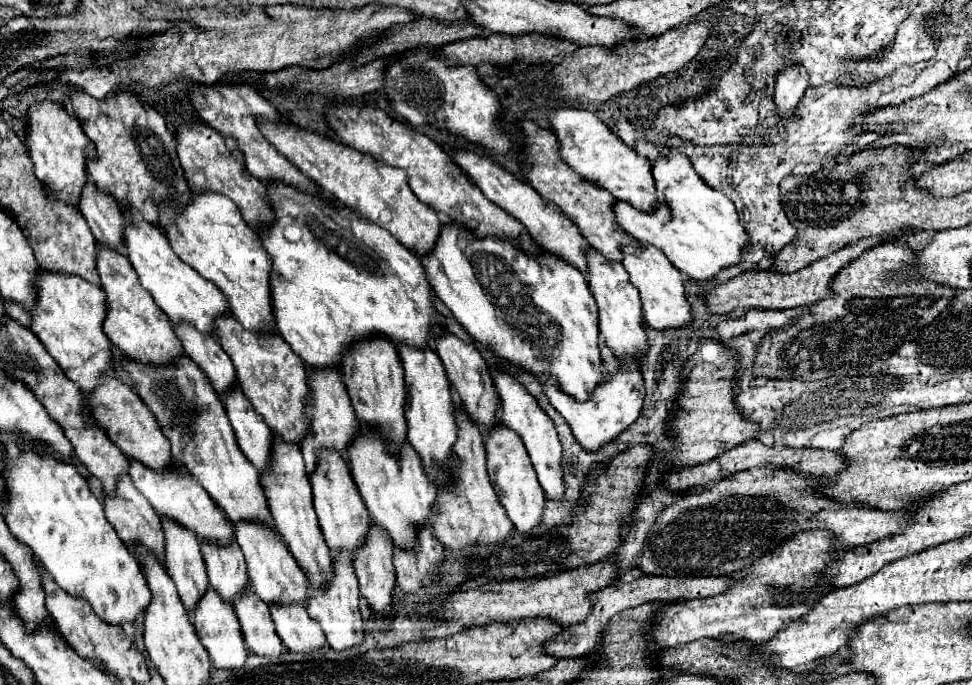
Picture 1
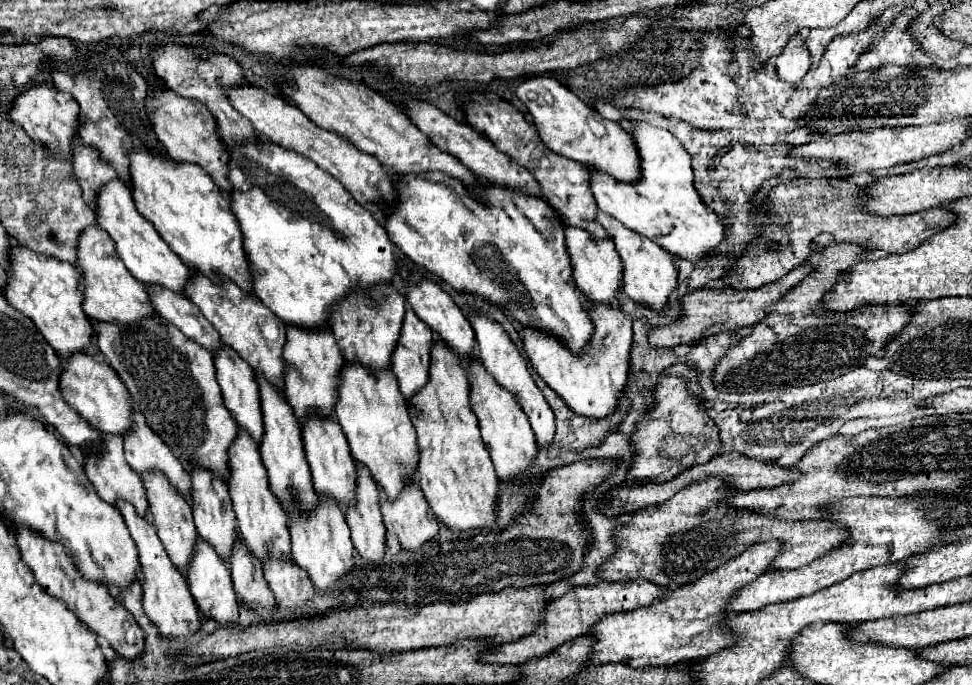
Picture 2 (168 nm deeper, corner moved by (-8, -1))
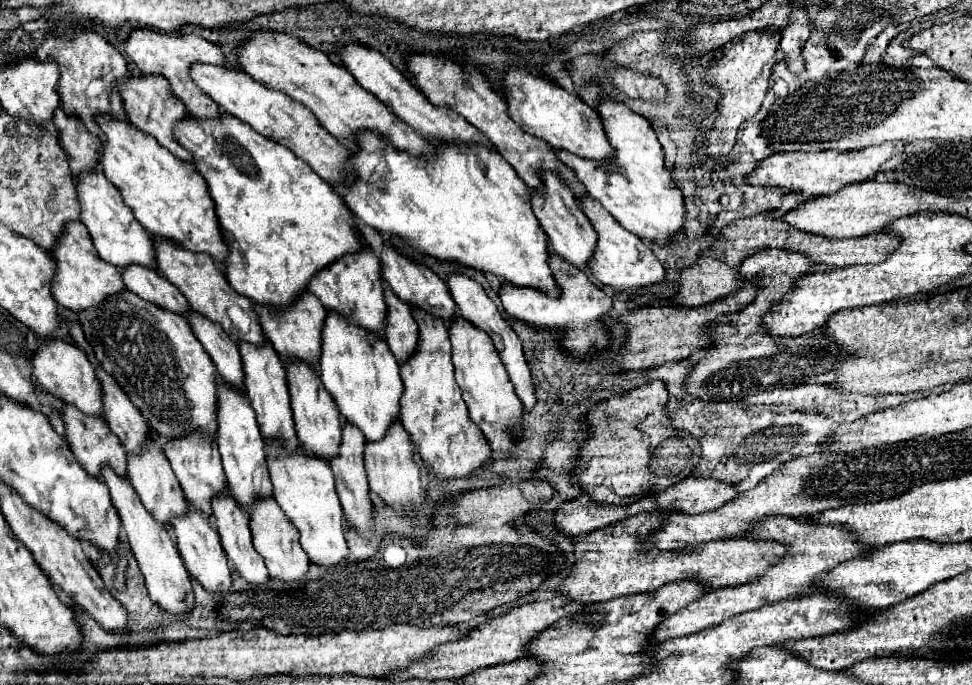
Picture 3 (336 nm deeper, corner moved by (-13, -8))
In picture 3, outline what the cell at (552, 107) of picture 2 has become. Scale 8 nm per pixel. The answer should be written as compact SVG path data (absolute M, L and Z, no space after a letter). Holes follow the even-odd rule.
M516 68L506 72L504 84L506 84L508 112L528 134L542 138L556 150L566 150L580 158L604 160L604 162L616 158L616 150L610 146L606 138L600 114L592 110L582 98L568 94L562 86L558 86L552 80Z

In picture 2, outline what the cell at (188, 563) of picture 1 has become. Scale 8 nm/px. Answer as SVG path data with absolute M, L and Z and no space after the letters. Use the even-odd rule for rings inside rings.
M147 473L141 479L143 479L147 501L149 501L151 523L155 525L159 539L163 541L163 545L165 545L171 561L175 563L175 567L183 575L187 575L187 563L189 563L189 557L193 555L193 547L197 541L197 529L193 523L191 505L189 505L189 501L185 501L185 497L177 497L177 491L173 491L169 481L165 481L165 473Z

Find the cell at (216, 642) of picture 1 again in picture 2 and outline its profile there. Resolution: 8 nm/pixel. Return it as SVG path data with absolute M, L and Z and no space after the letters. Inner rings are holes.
M203 537L197 539L193 557L189 559L187 583L189 583L191 595L195 597L197 607L207 617L213 617L217 623L227 625L227 627L235 625L239 607L237 607L237 595L235 595L233 583L231 583L231 569L229 569L229 565L225 565L225 561L221 561L221 557L217 557L217 553L213 553L213 549L209 549L209 545L203 543Z

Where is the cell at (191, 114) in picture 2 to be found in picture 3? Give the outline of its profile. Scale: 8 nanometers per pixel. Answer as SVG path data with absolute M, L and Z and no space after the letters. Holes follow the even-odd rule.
M142 76L142 78L124 80L122 86L120 86L120 94L122 94L122 100L124 100L124 108L126 108L132 124L138 130L142 130L148 136L154 136L158 140L158 144L168 148L176 158L186 160L186 162L194 162L194 156L184 146L180 146L178 140L174 138L174 126L190 114L188 114L186 106L174 96L170 82L166 78L162 78L162 76Z

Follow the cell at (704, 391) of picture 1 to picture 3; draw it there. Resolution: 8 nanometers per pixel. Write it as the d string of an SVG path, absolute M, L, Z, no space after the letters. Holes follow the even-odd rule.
M656 380L644 384L624 396L612 396L606 406L600 402L590 414L590 438L580 448L580 462L574 470L576 484L592 496L596 502L608 504L630 504L642 496L658 494L670 486L684 480L700 462L700 442L686 430L674 428L668 418L668 388L664 382Z

